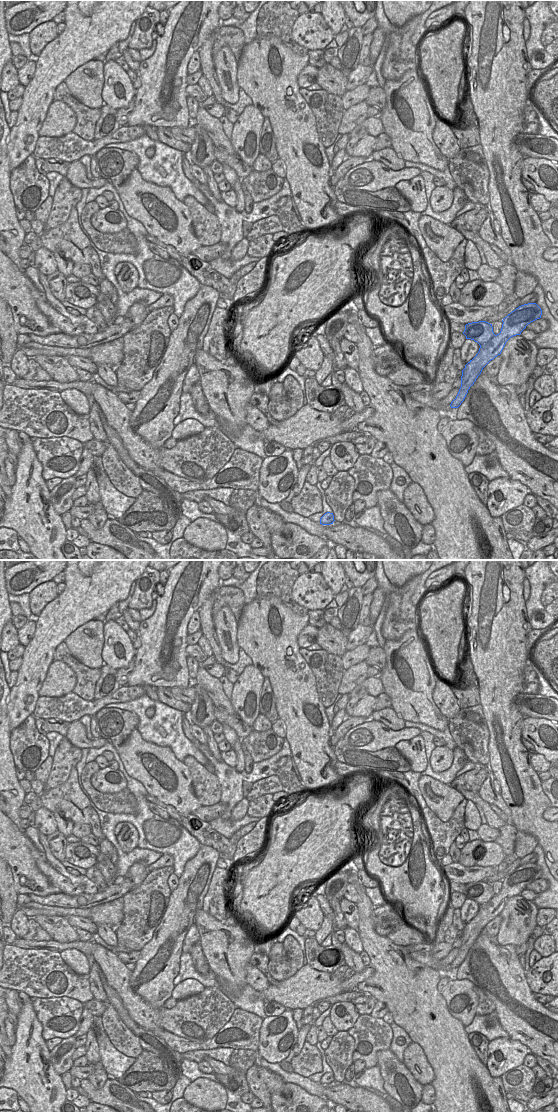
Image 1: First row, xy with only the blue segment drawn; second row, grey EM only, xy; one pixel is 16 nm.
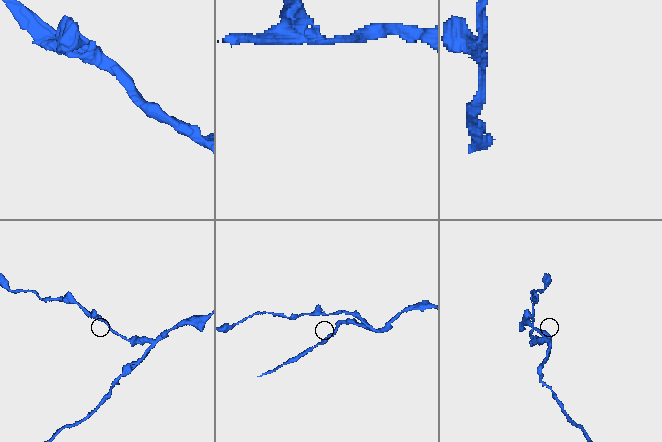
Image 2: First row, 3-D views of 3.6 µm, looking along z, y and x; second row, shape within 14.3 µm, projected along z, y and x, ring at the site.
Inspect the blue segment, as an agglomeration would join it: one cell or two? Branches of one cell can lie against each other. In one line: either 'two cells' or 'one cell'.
two cells

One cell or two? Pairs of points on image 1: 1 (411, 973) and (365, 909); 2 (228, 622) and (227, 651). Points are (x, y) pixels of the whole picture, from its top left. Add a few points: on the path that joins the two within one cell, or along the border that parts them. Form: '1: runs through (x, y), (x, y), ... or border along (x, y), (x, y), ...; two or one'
1: runs through (394, 961), (367, 934), (366, 926); one
2: runs through (228, 629), (231, 636), (229, 644); one

